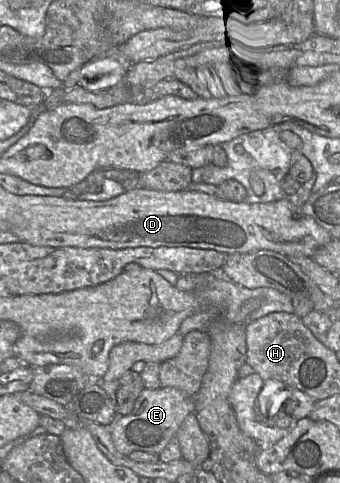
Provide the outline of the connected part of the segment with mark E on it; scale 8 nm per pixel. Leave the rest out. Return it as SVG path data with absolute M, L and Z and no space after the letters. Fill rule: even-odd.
M165 387L145 389L138 396L132 412L118 416L108 427L116 449L128 456L134 451L159 454L176 437L177 431L185 418L195 412L195 399L183 391Z

